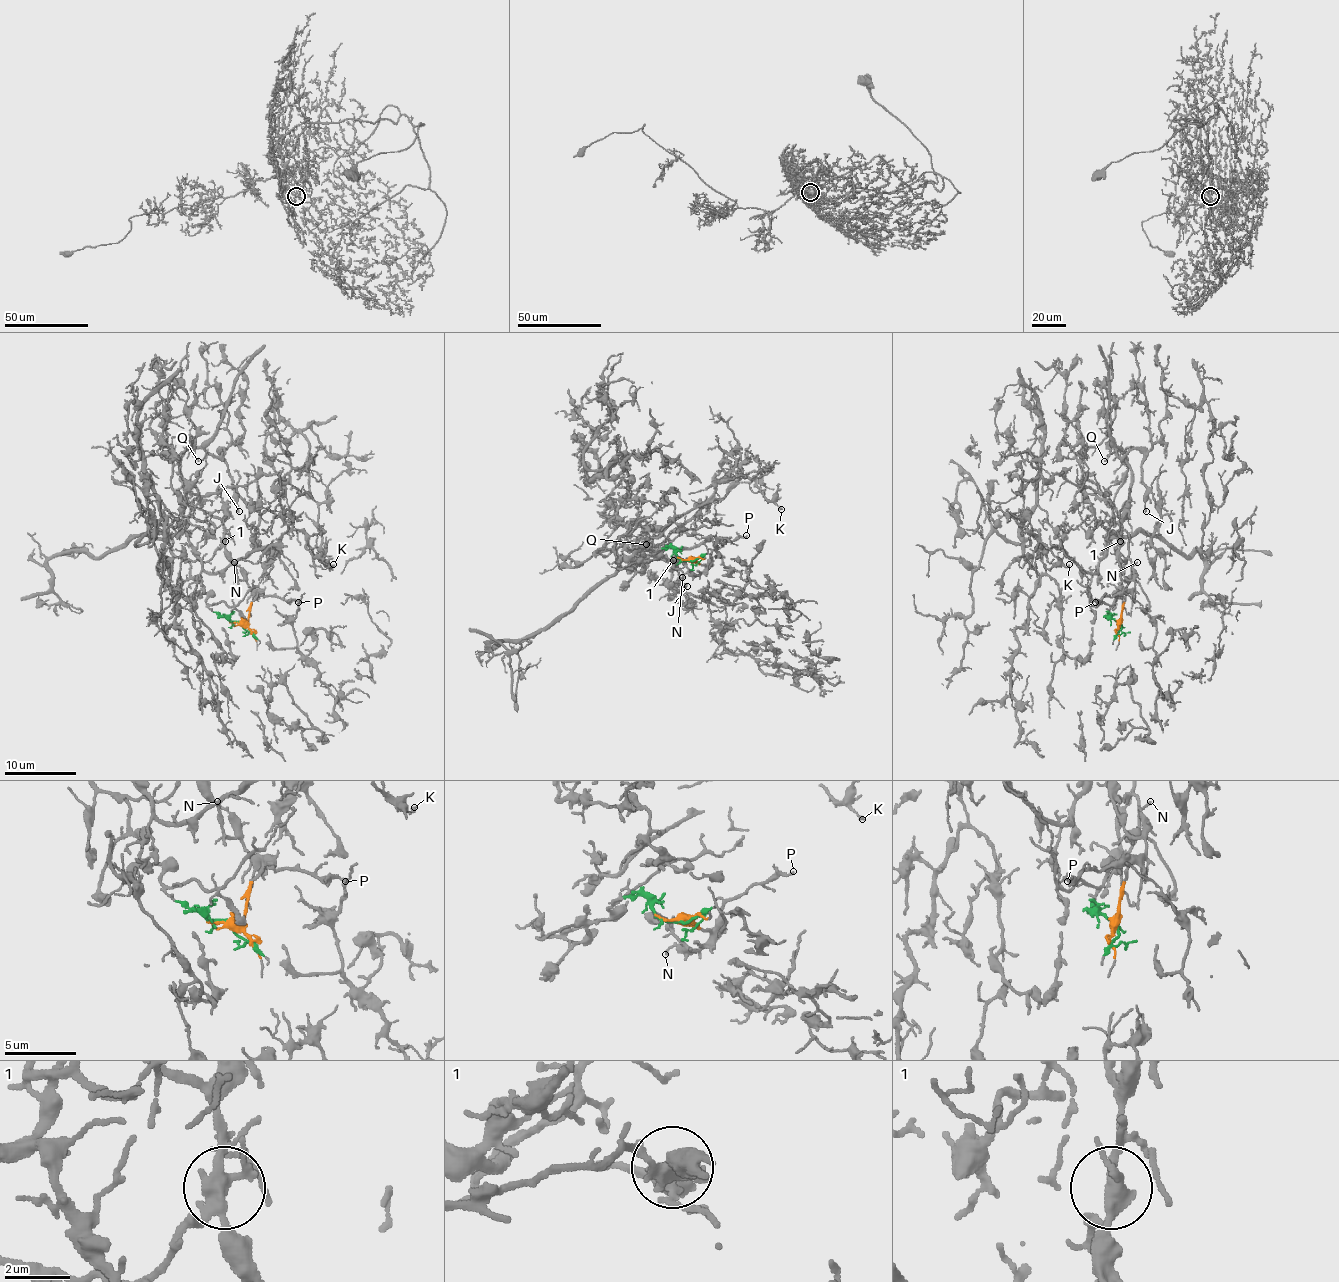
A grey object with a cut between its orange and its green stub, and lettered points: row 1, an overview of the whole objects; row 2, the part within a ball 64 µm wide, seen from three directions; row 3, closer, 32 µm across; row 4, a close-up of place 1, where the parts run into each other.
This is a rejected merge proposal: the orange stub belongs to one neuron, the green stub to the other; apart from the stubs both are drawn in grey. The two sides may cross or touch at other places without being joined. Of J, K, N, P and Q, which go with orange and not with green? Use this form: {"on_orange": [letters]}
{"on_orange": ["J", "N", "P", "Q"]}

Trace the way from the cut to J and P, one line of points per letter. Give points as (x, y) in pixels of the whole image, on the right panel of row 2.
J: (1120, 622), (1134, 583), (1118, 560), (1130, 465), (1116, 449), (1120, 456), (1137, 449), (1143, 460), (1146, 511)
P: (1120, 622), (1125, 599), (1120, 594), (1095, 602)

